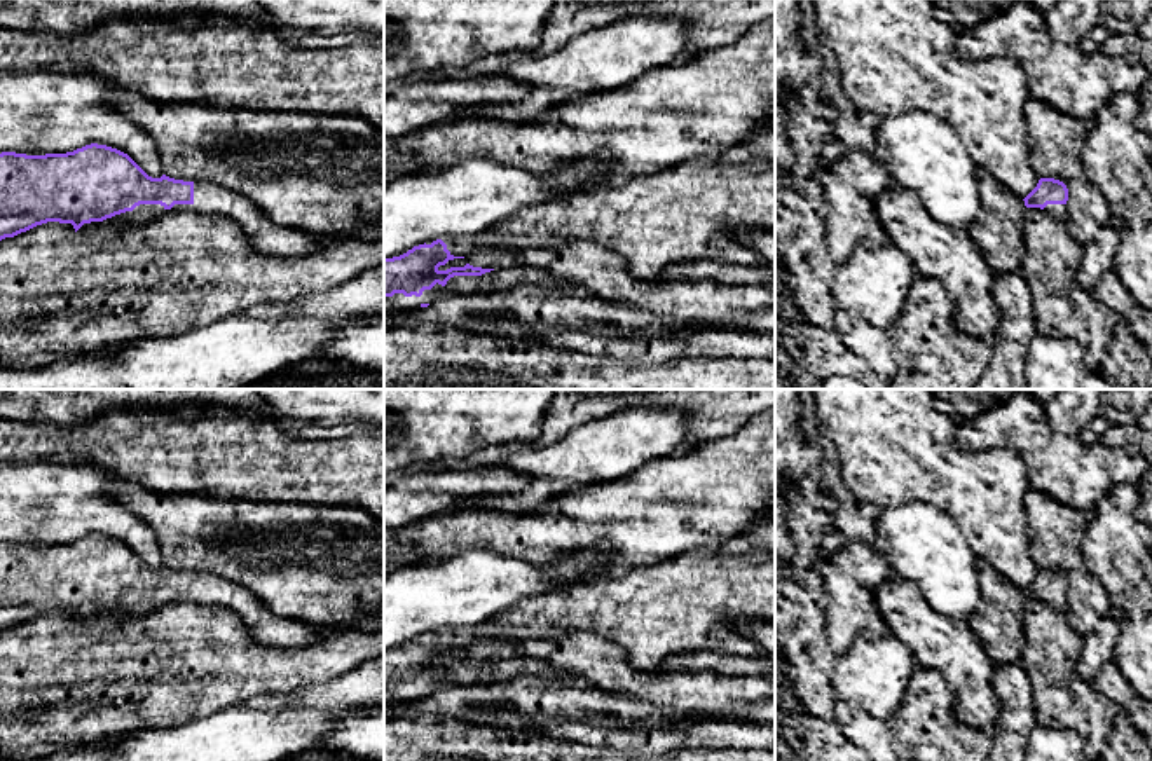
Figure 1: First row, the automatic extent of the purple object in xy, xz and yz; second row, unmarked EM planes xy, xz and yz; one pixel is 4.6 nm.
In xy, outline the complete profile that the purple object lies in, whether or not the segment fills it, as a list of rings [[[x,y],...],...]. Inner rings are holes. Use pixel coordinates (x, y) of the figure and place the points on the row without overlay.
[[[91,534],[66,545],[0,545],[0,632],[47,613],[72,614],[75,623],[91,613],[138,618],[166,602],[222,604],[236,611],[248,634],[262,646],[300,648],[318,641],[330,627],[274,614],[246,588],[209,572],[183,572],[166,566],[148,567],[127,545]]]

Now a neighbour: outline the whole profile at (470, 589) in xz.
[[[602,541],[583,552],[569,552],[546,569],[536,569],[525,560],[485,550],[471,550],[435,564],[398,566],[384,576],[384,649],[400,648],[428,632],[485,623],[520,600],[599,578],[599,567],[604,572],[614,572],[613,548],[611,541]]]

